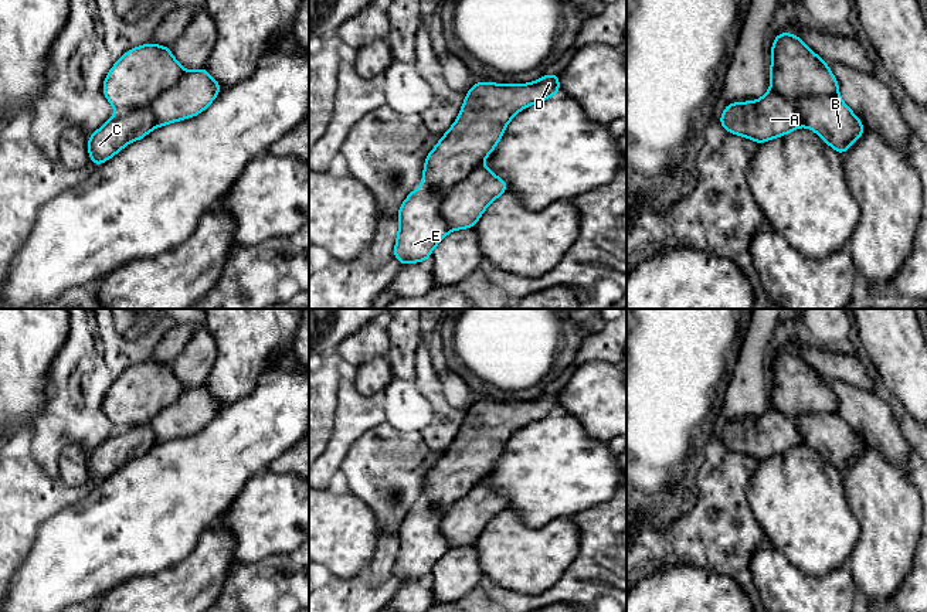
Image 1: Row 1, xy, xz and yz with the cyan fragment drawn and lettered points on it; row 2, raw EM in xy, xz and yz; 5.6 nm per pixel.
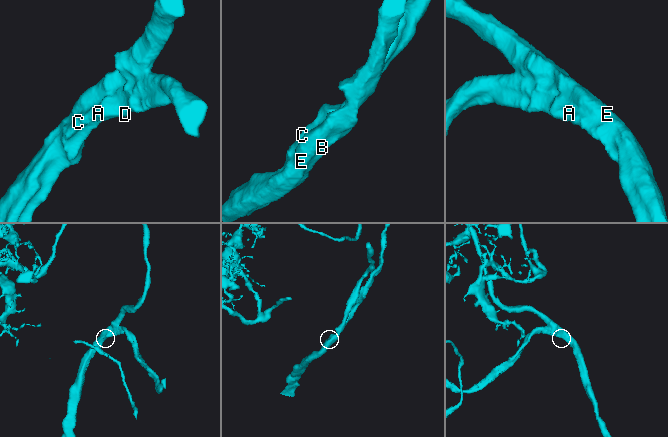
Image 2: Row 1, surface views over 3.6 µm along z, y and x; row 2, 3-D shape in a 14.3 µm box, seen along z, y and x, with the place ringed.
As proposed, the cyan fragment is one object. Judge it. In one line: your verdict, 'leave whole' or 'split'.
leave whole

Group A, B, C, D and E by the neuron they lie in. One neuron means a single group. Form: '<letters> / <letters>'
A B C D E

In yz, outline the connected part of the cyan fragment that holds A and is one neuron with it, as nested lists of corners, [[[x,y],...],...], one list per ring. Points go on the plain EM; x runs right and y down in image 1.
[[[780,350],[774,356],[771,373],[771,405],[757,418],[729,421],[719,441],[729,450],[751,456],[758,462],[805,443],[843,473],[865,448],[862,438],[839,415],[839,401],[828,381],[791,350]]]

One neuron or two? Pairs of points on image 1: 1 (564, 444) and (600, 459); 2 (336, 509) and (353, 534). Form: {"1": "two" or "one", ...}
{"1": "one", "2": "one"}

